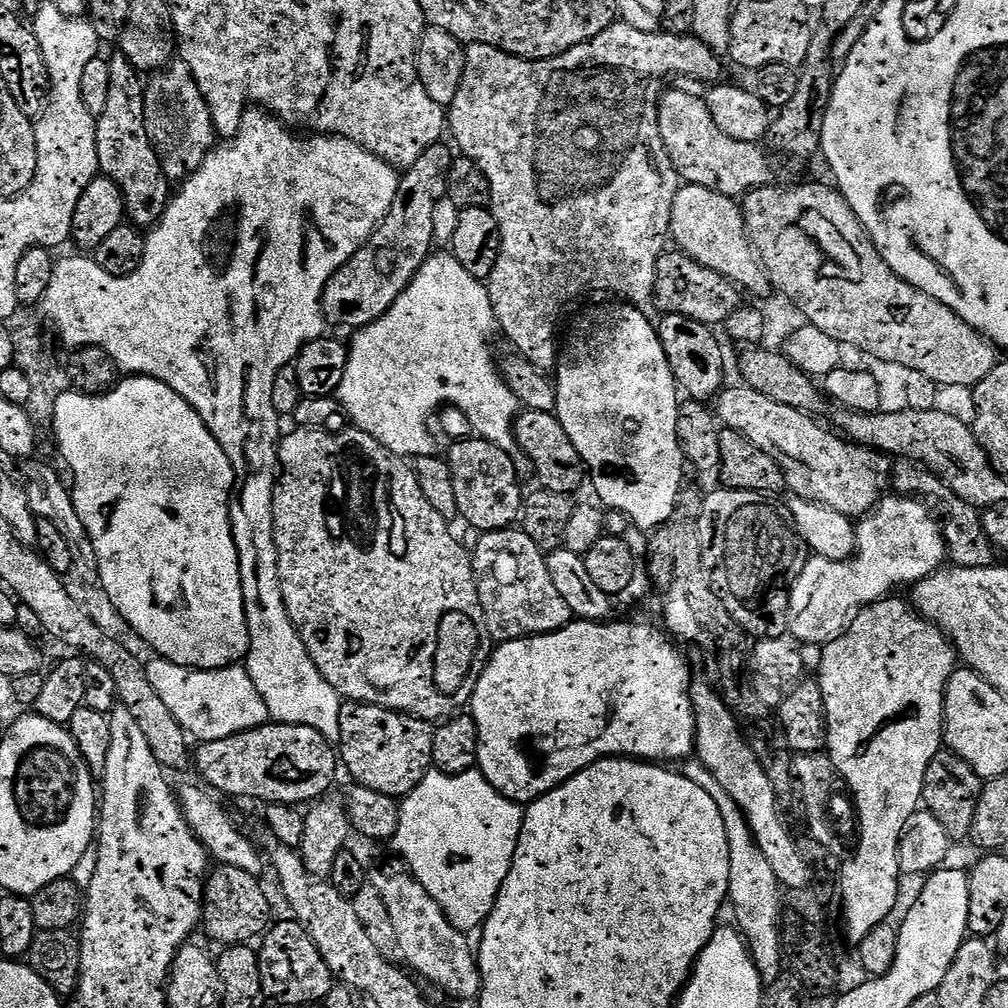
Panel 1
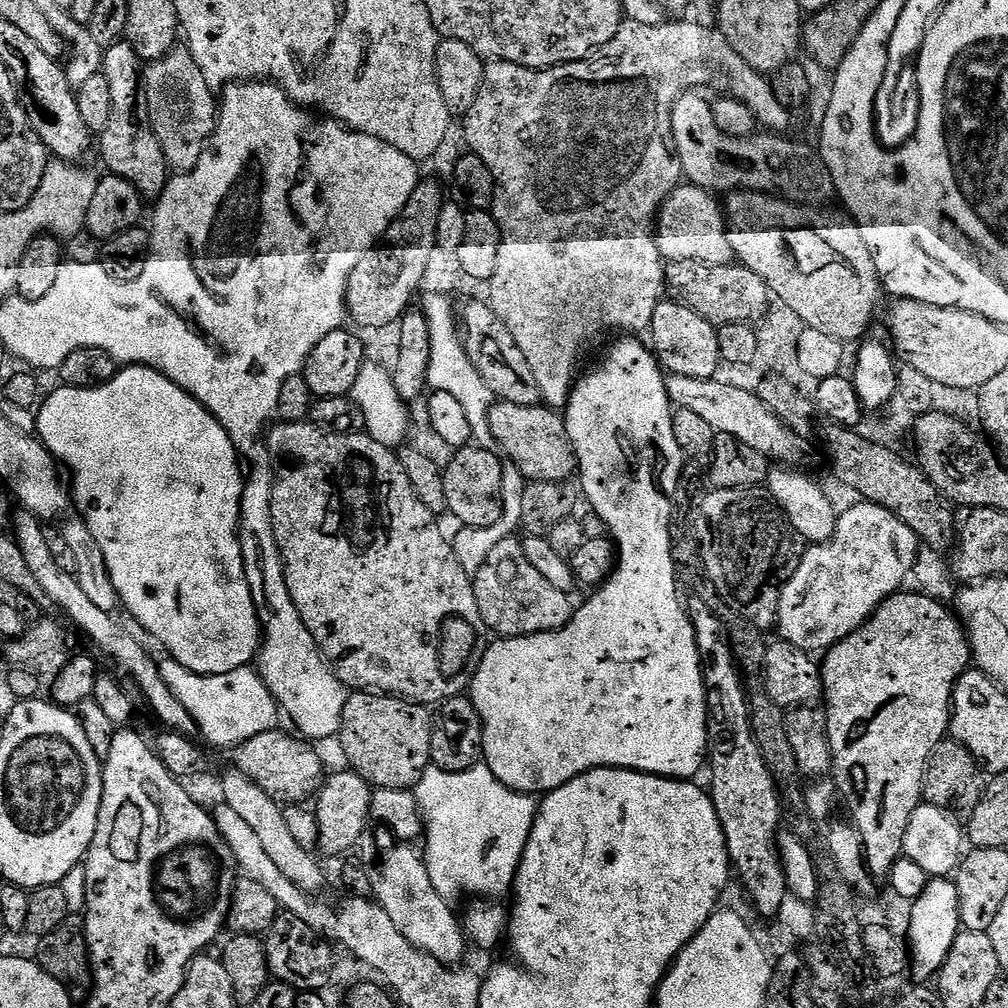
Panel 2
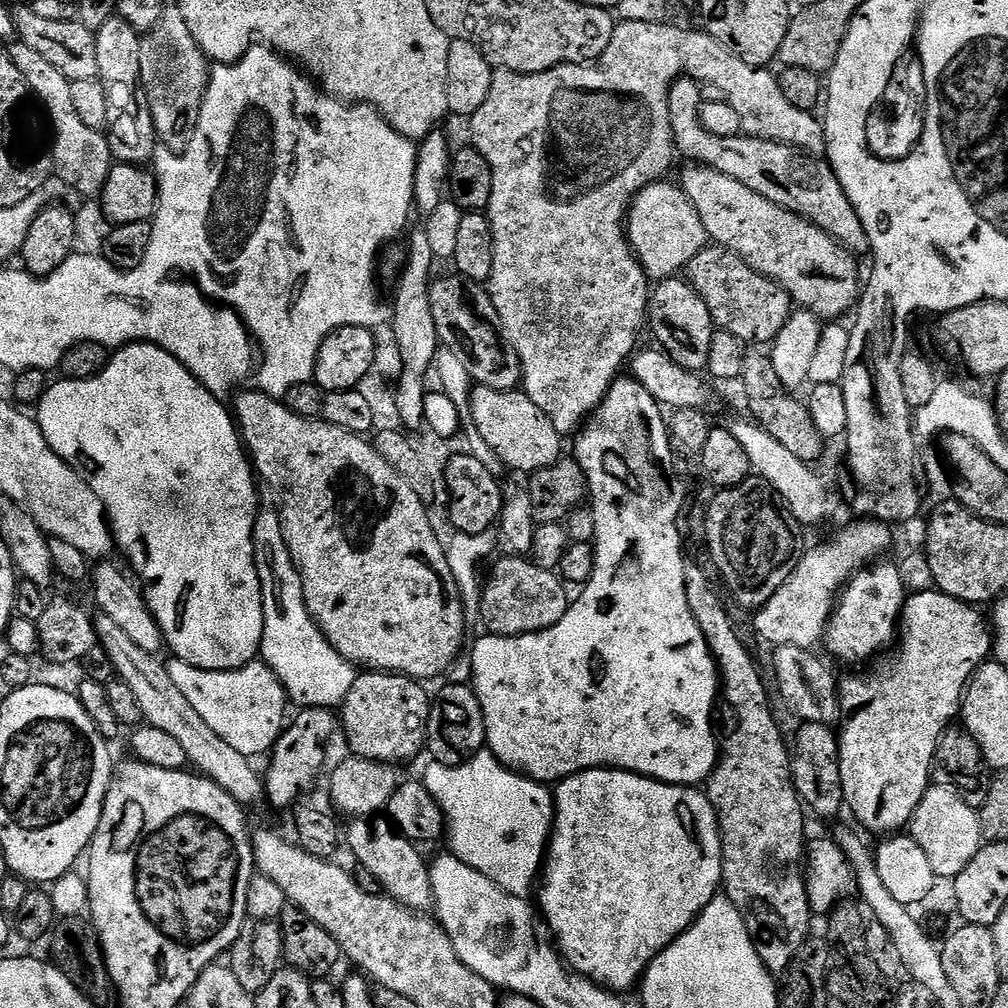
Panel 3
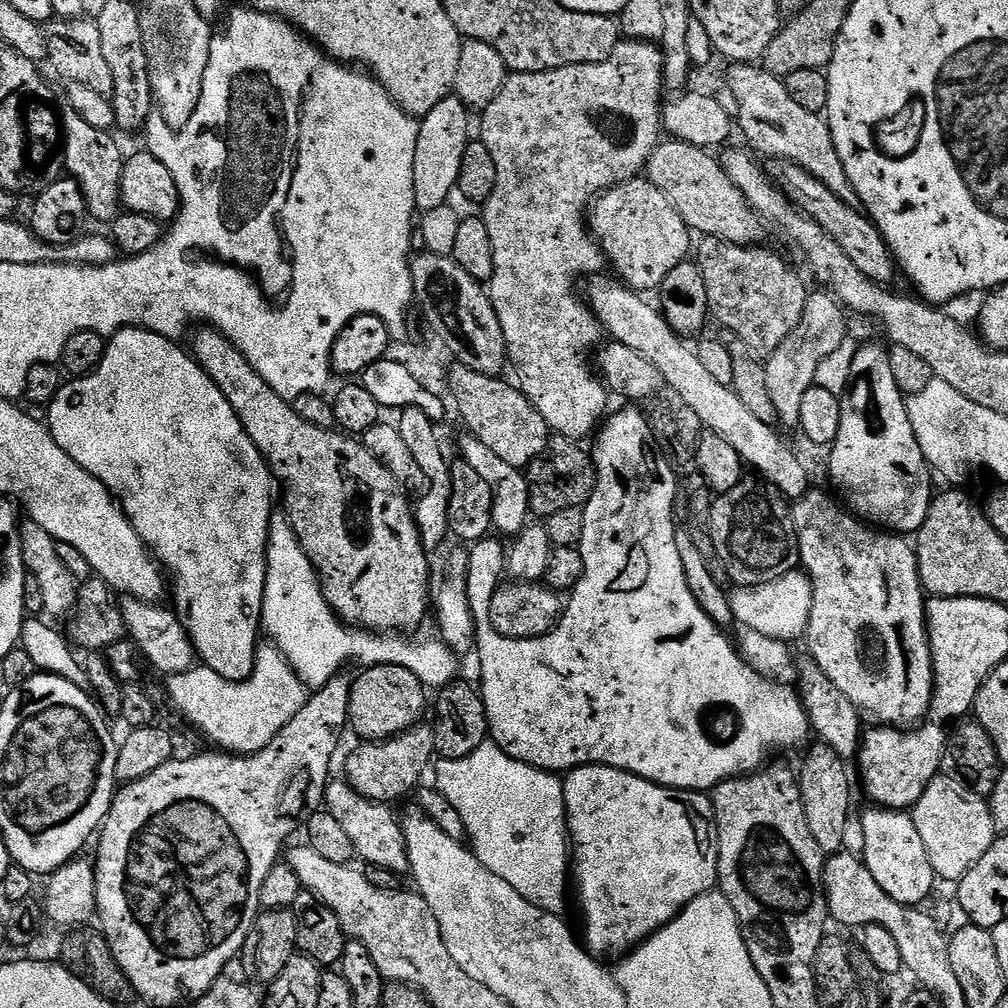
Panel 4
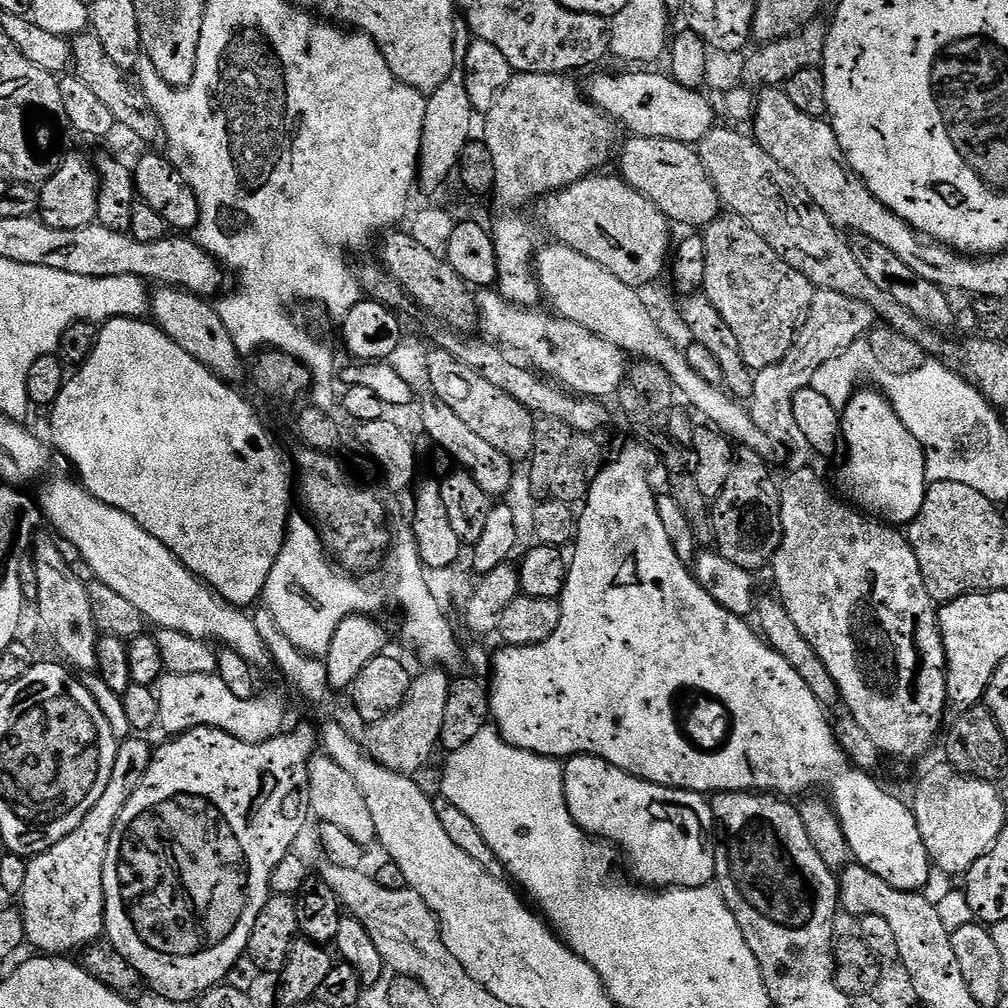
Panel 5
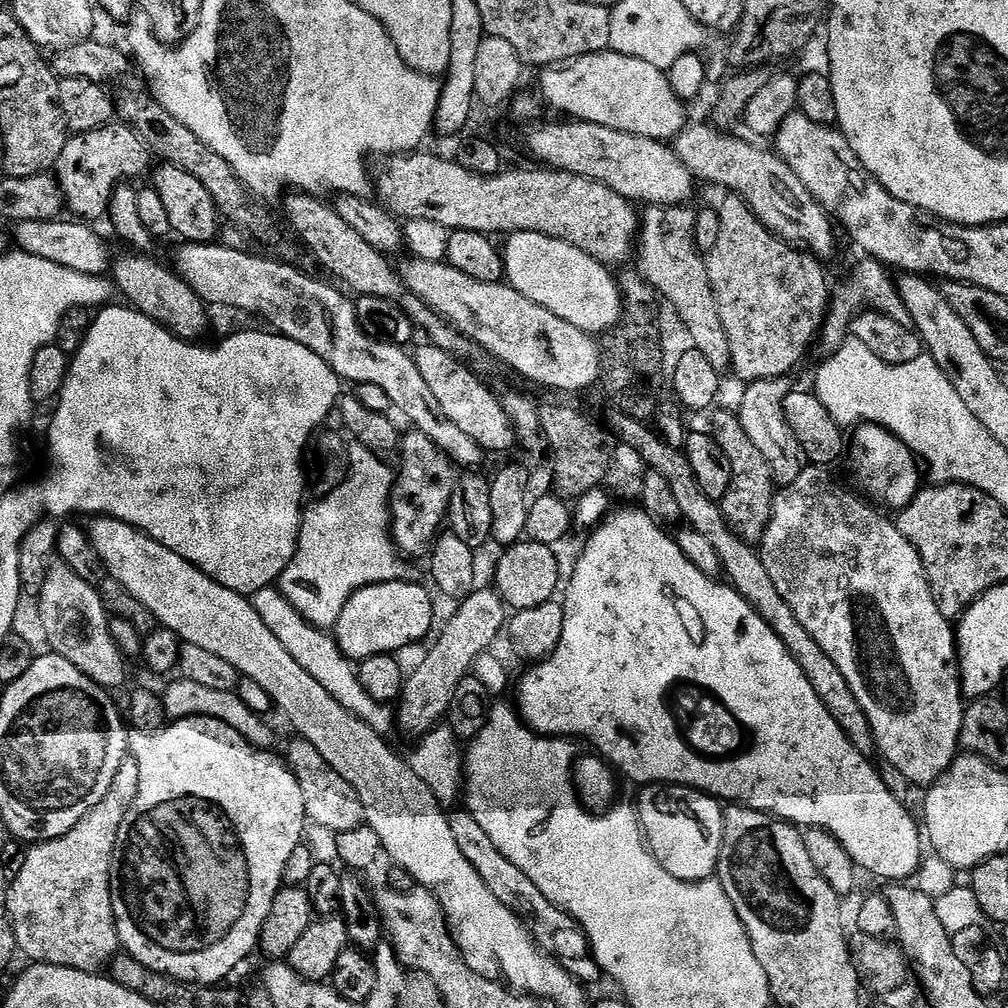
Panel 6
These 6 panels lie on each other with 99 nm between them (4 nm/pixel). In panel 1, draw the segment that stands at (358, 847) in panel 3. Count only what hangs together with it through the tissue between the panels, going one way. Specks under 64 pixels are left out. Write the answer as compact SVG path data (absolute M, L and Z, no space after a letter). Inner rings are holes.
M395 863L384 864L374 870L372 868L367 873L367 883L380 895L380 900L384 903L384 912L392 923L396 944L404 955L403 963L417 977L422 976L429 980L446 995L475 1001L480 994L480 966L473 945L472 948L468 945L469 937L448 921L442 906L438 906L438 902L434 902L434 898L426 894L424 887L412 877L405 865Z

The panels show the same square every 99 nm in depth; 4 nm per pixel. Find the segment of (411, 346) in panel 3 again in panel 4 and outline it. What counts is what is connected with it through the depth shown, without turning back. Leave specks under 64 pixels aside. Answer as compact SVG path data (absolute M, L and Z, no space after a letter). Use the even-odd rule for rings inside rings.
M408 407L401 409L400 418L396 425L400 435L405 439L410 454L417 459L418 466L424 478L424 487L421 489L418 502L413 505L413 516L419 528L423 546L426 552L432 554L434 550L449 537L449 502L452 493L452 471L449 460L447 461L438 434L437 425L431 421L420 408Z

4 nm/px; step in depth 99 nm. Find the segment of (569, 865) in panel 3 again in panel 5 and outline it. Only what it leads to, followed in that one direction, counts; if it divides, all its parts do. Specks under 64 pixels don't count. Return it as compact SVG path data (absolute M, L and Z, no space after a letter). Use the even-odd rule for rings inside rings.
M574 756L564 764L564 793L566 806L579 828L593 838L611 842L623 855L625 852L632 863L632 872L637 876L635 879L641 885L671 890L706 888L715 881L718 829L712 816L712 805L701 793L639 780L628 772L613 768L600 756Z

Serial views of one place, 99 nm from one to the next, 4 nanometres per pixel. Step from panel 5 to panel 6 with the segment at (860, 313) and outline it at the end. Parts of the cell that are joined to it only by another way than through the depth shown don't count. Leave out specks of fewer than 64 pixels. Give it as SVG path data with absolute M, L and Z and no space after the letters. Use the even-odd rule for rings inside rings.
M871 258L861 259L861 264L852 272L852 277L845 284L840 284L831 289L828 314L824 318L824 327L820 330L818 344L825 348L825 353L831 354L843 346L852 327L852 319L862 312L877 312L887 320L898 322L898 326L909 326L906 304L898 294L893 277L885 265ZM780 376L777 380L751 381L745 387L748 389L745 390L744 397L740 400L740 408L738 407L742 430L746 430L746 435L750 438L750 442L754 442L754 446L758 448L758 454L762 454L762 458L766 458L766 466L772 471L772 479L780 486L794 482L794 478L798 478L798 474L802 470L800 443L794 438L794 434L784 417L784 399L786 398L786 394L793 391L794 388L794 384L791 384L790 381L791 379L788 376Z

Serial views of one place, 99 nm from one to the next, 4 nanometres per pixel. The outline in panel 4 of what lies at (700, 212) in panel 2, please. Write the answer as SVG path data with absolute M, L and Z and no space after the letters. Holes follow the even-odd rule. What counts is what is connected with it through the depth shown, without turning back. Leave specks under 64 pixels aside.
M647 178L628 180L601 192L587 213L586 223L610 268L637 294L659 289L670 270L689 259L693 247L688 223L674 210L670 198Z

